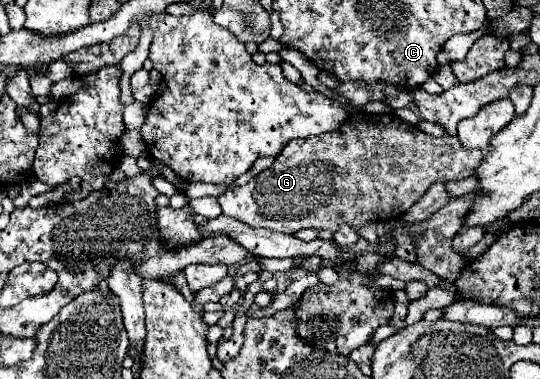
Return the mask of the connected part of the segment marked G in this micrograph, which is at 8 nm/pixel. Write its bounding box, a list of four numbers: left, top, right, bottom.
[218,112,484,234]

